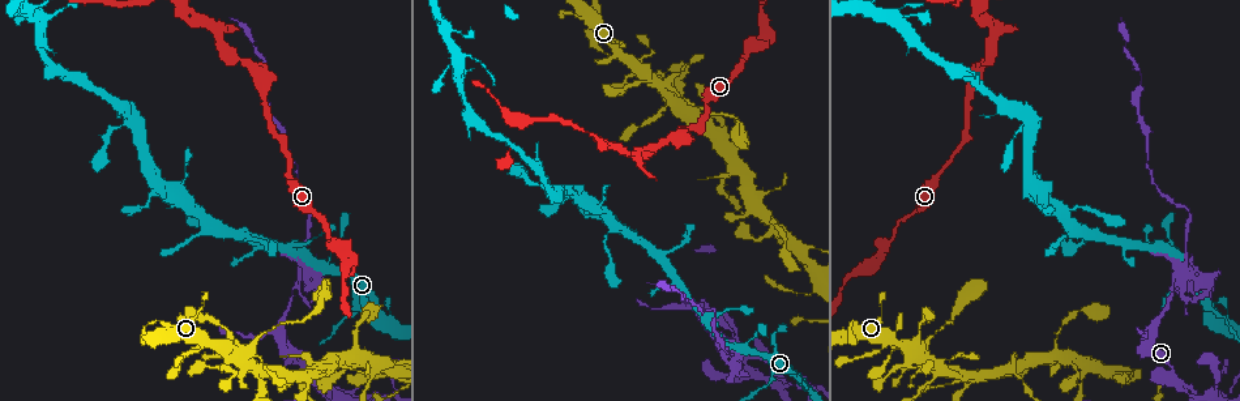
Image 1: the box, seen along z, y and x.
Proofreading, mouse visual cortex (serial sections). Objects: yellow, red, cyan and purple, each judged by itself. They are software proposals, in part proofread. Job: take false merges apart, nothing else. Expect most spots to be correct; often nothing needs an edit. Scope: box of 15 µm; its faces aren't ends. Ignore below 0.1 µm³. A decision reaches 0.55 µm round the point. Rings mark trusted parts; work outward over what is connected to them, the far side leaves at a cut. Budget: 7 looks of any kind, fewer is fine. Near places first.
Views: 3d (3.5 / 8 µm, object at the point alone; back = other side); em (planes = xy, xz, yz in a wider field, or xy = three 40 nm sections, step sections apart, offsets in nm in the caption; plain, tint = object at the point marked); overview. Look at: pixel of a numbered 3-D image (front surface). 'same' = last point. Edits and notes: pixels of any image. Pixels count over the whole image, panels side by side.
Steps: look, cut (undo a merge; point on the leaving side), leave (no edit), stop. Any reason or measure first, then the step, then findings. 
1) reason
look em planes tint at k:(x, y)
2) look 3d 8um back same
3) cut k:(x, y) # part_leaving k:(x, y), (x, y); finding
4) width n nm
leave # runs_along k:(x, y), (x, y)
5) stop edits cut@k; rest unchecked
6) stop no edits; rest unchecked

arms run side by side
look 3d 8um at 1:(737, 336)

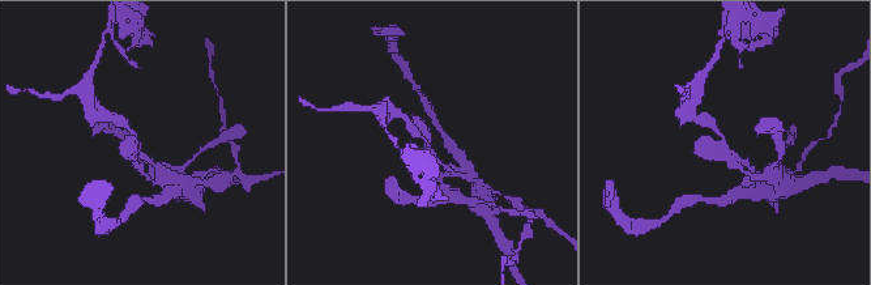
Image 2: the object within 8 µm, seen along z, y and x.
zoom in
look 3d 3.5um at 2:(140, 149)

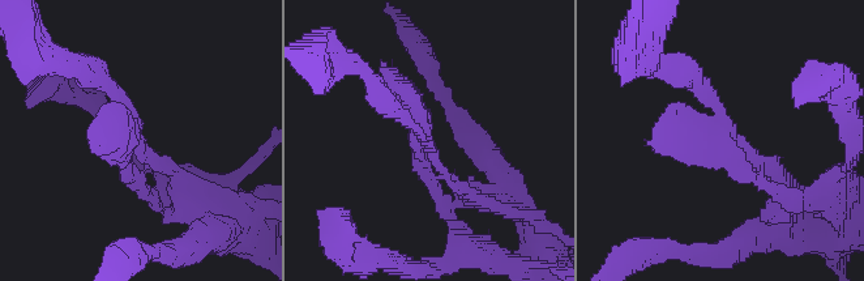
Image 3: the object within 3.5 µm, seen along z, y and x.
shape alone is not enough
look em planes tint at 3:(134, 132)

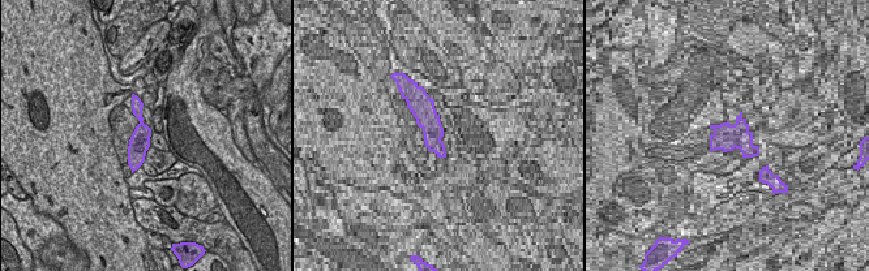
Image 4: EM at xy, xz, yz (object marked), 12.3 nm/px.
width 260 nm
cut 3:(204, 246) # part_leaving 3:(206, 222), (259, 230), (251, 218); two cells meet here

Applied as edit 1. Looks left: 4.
look overview

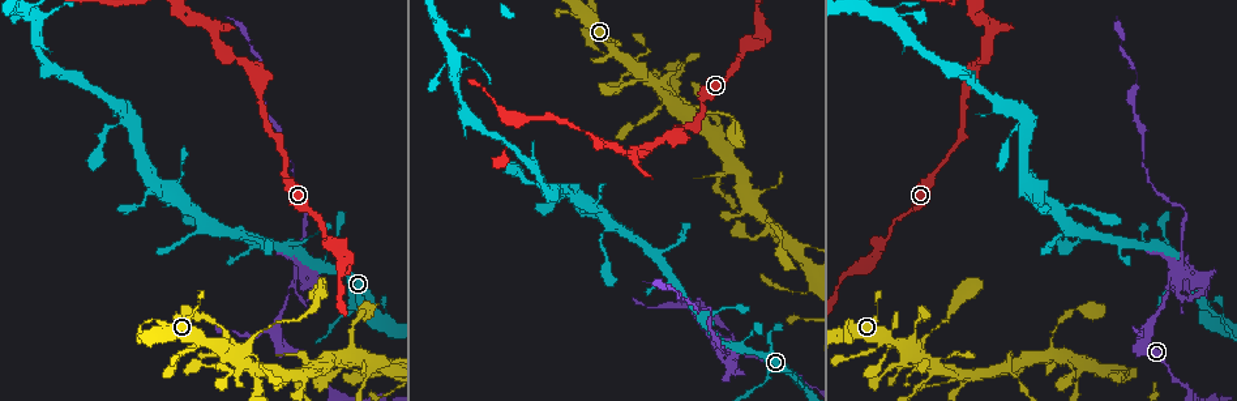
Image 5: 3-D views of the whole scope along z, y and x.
narrows sharply
look 3d 3.5um at 5:(300, 269)

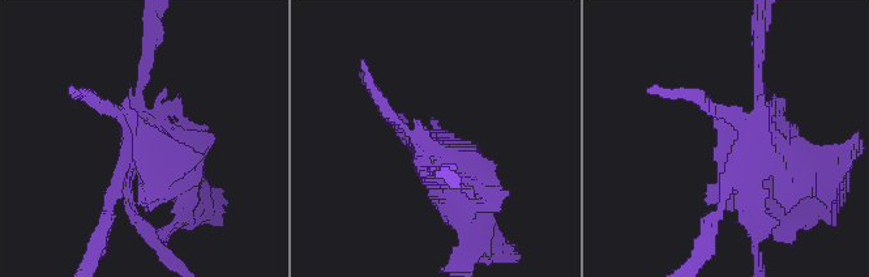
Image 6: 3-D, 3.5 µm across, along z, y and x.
cut 6:(166, 190) # two cells meet here

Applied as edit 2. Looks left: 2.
stop edits cut@3, cut@6; rest unchecked

